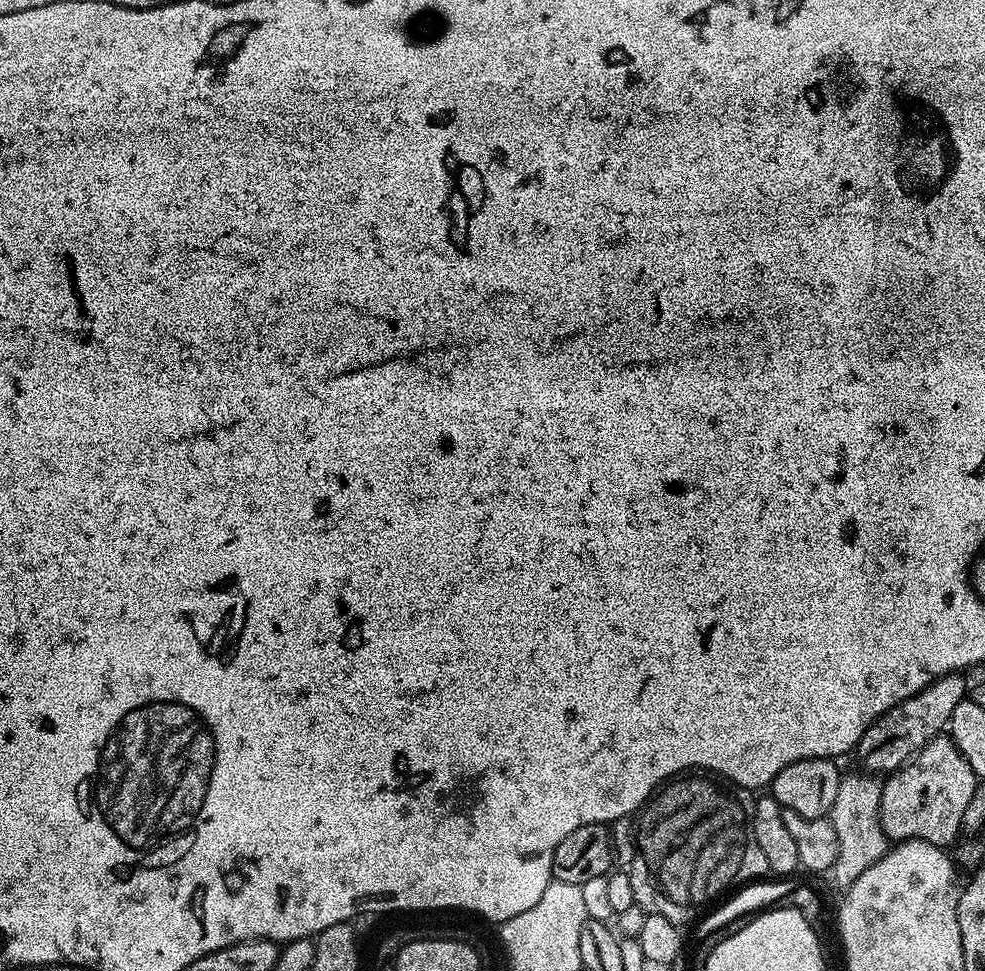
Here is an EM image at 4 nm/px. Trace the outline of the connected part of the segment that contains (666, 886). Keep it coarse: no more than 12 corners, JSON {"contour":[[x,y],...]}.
{"contour":[[684,774],[634,824],[662,896],[711,905],[769,875],[754,796]]}

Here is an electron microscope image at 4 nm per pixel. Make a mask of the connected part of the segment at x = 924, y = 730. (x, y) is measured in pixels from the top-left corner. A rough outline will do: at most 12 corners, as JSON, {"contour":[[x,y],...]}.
{"contour":[[939,676],[880,715],[856,743],[868,774],[891,774],[941,735],[966,698]]}

